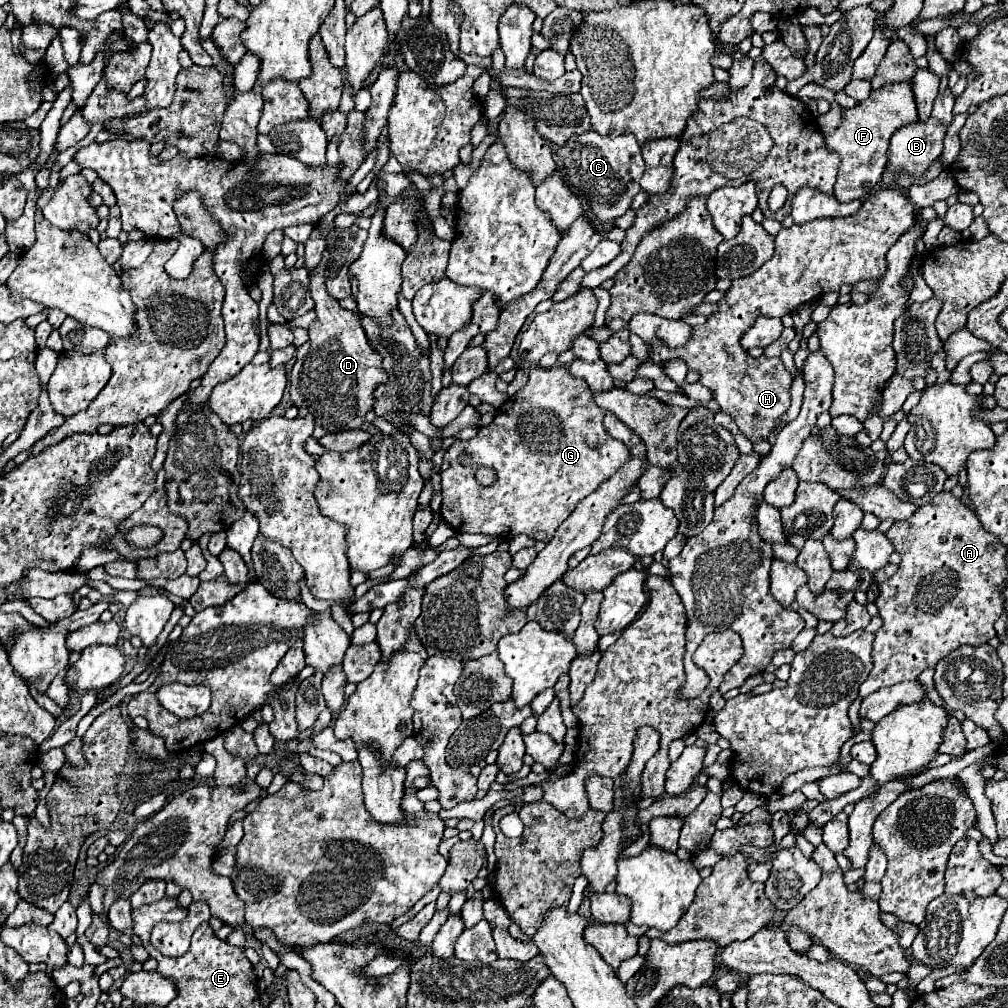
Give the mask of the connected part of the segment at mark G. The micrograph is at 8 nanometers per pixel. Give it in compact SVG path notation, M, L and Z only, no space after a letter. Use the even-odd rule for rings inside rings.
M529 368L529 384L513 394L497 412L489 426L479 428L479 434L471 440L457 440L451 444L443 456L449 462L449 468L441 472L441 516L455 528L455 532L473 532L473 534L491 534L497 538L515 538L527 534L529 538L549 542L559 524L575 510L575 506L593 494L607 478L621 470L631 458L629 448L613 440L603 428L605 410L591 402L591 390L583 378L571 378L567 368ZM467 450L473 454L469 466L461 466L457 456ZM479 468L493 468L497 478L491 486L477 482L475 472Z

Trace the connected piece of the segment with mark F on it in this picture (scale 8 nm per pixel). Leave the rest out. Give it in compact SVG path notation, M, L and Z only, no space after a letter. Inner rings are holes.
M909 82L891 84L879 90L871 90L871 96L863 102L859 102L855 108L845 110L845 118L841 126L825 138L827 148L831 152L837 152L841 158L837 182L833 188L833 194L839 202L851 202L851 200L865 200L881 180L885 162L887 162L887 146L889 138L903 126L917 122L917 108L915 98L911 92Z

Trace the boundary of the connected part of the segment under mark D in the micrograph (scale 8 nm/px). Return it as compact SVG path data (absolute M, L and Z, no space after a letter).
M325 250L324 261L311 274L311 296L315 300L317 320L309 326L311 350L303 360L293 364L289 396L297 408L307 408L315 416L317 426L337 434L345 430L359 430L363 426L367 412L373 410L373 400L377 400L377 386L385 384L389 376L383 370L383 358L367 340L361 318L351 310L343 310L339 302L327 294L325 261L328 254Z

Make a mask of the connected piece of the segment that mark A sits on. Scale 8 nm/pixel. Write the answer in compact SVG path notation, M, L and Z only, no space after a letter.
M941 492L941 494L937 494L929 504L921 506L909 520L905 520L905 522L895 522L895 524L887 530L885 536L891 540L893 548L901 554L901 564L899 564L899 570L897 570L889 580L885 580L885 582L879 584L879 590L881 590L881 592L879 592L879 598L875 600L875 606L879 608L879 616L881 616L881 620L883 620L883 626L875 632L875 642L873 642L873 652L871 652L873 670L871 670L869 678L859 686L859 696L861 696L861 698L869 696L871 692L875 692L875 690L879 690L879 688L883 688L883 686L893 686L893 684L897 684L897 682L915 680L923 670L933 668L941 658L945 658L945 656L947 656L949 652L953 652L955 648L961 648L961 646L981 646L981 644L985 644L985 642L989 642L991 638L997 636L993 624L995 624L995 620L1003 614L1001 590L1003 590L1003 586L1005 586L1005 582L1007 582L1007 566L1005 566L1007 548L1001 546L999 538L997 538L995 534L989 534L989 532L981 526L981 522L977 520L977 516L975 516L961 500L953 498L951 492Z

